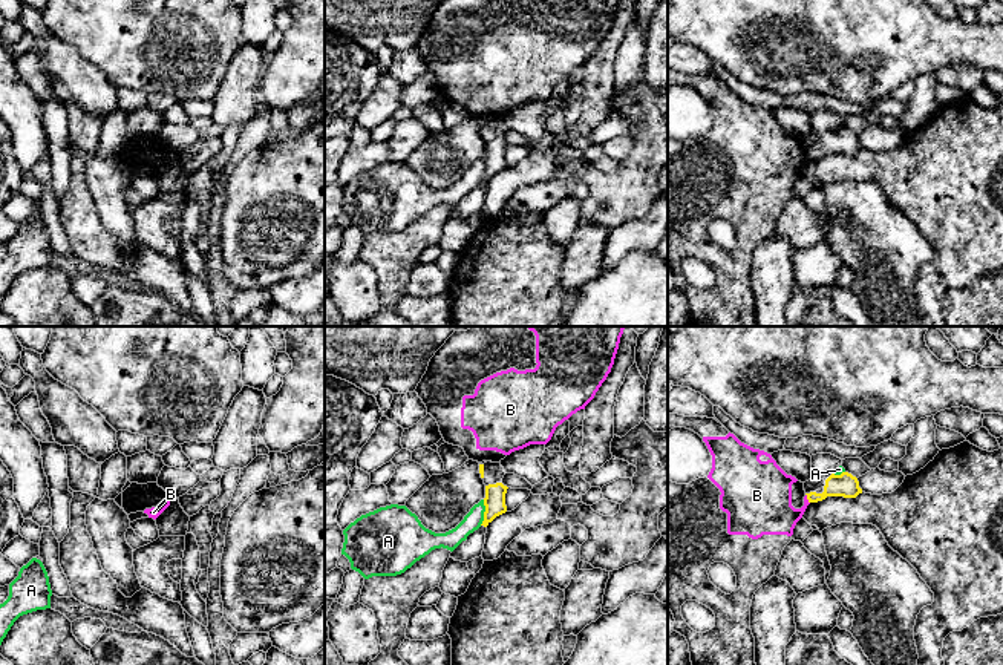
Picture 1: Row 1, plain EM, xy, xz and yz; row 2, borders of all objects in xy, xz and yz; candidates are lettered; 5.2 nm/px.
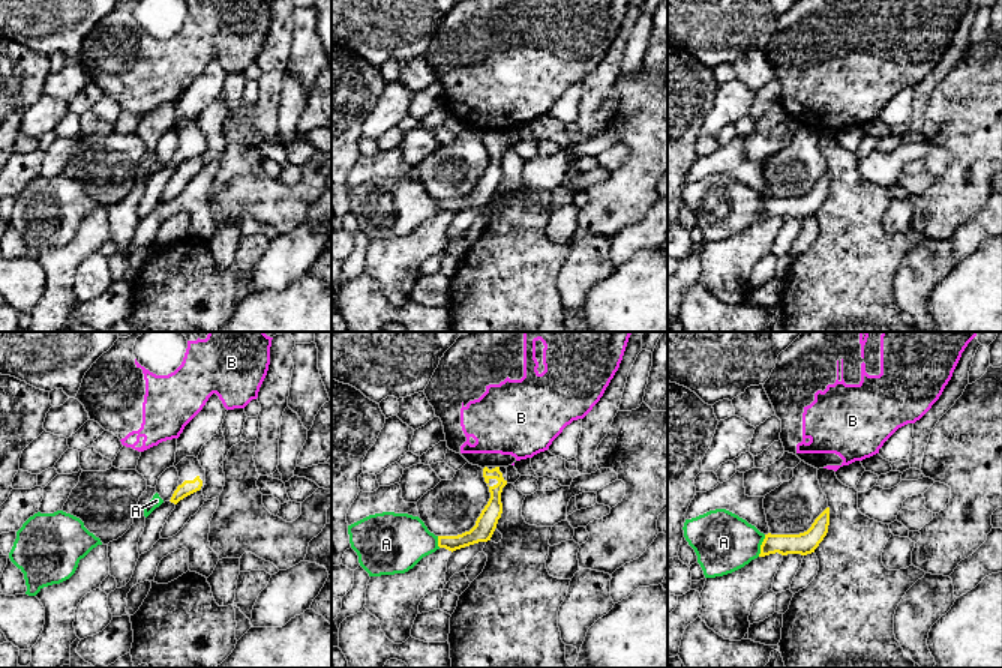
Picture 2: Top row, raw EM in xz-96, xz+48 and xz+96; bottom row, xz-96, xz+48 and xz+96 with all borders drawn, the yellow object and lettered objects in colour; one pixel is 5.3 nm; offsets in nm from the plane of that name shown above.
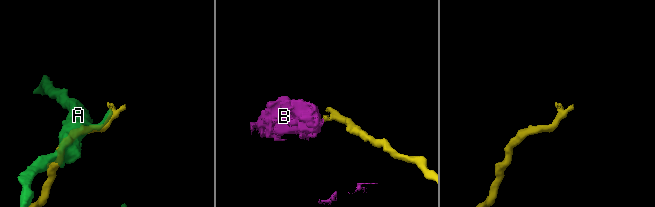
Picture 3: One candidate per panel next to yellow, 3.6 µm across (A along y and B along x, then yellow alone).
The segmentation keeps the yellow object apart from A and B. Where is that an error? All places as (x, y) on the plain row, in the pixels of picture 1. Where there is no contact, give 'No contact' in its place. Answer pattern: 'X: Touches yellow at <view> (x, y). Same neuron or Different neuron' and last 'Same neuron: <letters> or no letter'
A: Touches yellow at xz (484, 169). Different neuron
B: Touches yellow at yz (807, 155). Different neuron
Same neuron: no letter

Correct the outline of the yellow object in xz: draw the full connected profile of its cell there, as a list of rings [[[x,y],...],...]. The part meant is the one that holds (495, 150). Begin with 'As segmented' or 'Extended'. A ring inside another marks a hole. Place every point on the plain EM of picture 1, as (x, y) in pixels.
As segmented. [[[502,139],[485,142],[485,155],[484,155],[485,169],[481,182],[487,184],[496,173],[507,169],[505,162],[507,146],[508,144],[504,142]]]

